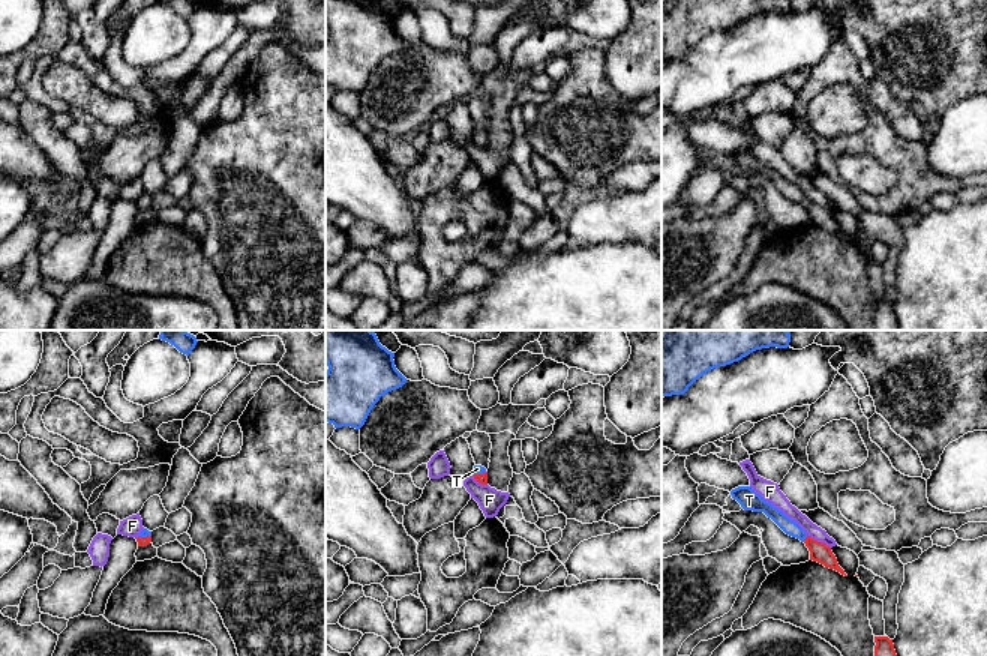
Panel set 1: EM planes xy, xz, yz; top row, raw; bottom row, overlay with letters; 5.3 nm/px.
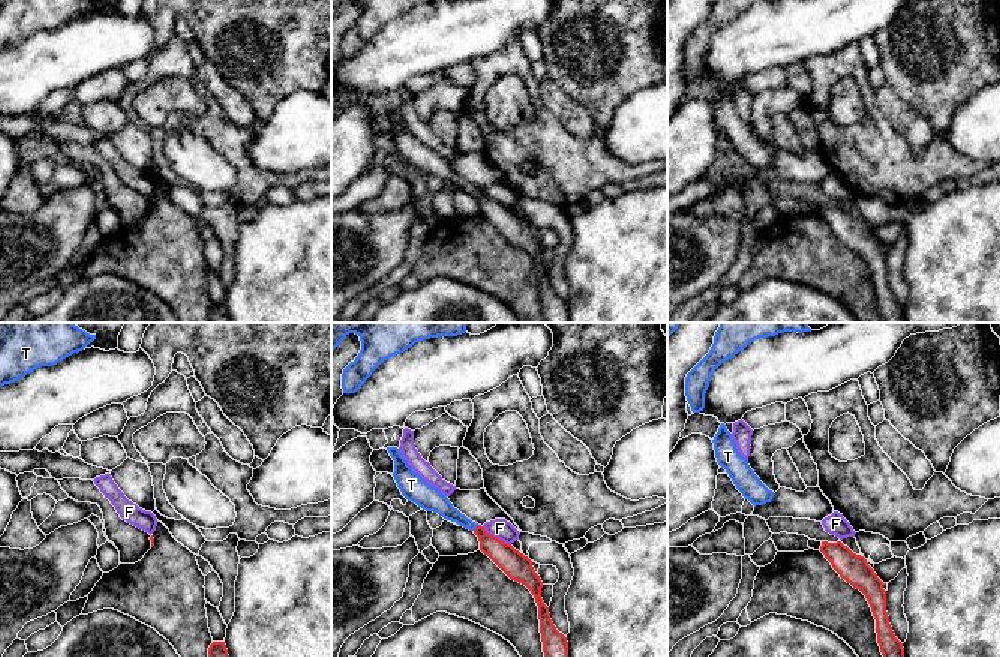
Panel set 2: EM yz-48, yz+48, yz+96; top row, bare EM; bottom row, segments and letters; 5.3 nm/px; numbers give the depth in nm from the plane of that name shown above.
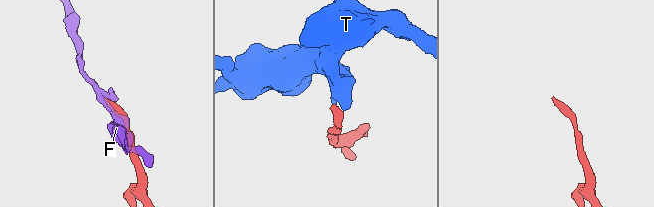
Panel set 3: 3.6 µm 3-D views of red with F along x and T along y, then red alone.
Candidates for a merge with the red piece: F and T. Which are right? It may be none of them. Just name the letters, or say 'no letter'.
T

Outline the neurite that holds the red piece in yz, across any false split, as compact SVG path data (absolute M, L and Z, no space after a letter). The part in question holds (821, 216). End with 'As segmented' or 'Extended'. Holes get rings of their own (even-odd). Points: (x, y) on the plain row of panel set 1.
M738 150L730 155L734 164L736 164L744 174L764 176L771 182L786 198L800 203L810 215L810 224L834 233L848 240L838 230L831 212L822 206L812 203L795 185L789 183L782 174L765 165L756 158L752 150Z. Extended

